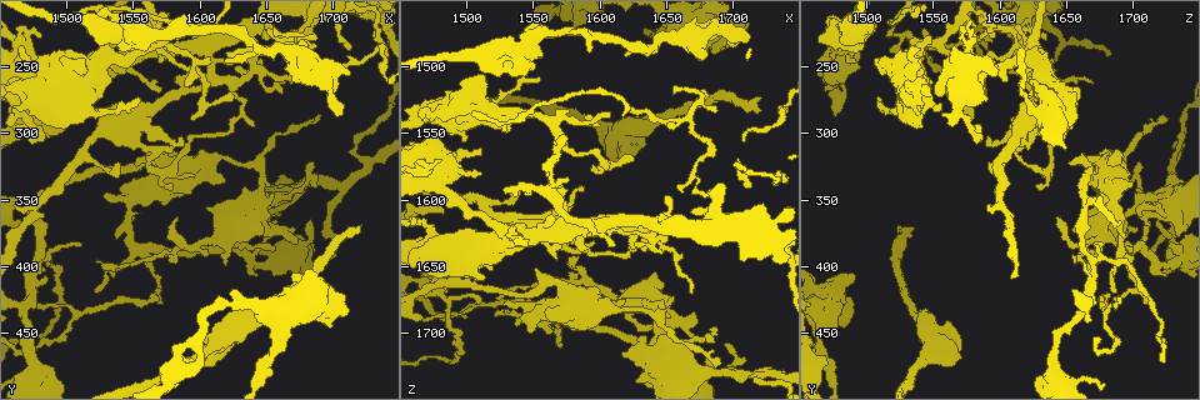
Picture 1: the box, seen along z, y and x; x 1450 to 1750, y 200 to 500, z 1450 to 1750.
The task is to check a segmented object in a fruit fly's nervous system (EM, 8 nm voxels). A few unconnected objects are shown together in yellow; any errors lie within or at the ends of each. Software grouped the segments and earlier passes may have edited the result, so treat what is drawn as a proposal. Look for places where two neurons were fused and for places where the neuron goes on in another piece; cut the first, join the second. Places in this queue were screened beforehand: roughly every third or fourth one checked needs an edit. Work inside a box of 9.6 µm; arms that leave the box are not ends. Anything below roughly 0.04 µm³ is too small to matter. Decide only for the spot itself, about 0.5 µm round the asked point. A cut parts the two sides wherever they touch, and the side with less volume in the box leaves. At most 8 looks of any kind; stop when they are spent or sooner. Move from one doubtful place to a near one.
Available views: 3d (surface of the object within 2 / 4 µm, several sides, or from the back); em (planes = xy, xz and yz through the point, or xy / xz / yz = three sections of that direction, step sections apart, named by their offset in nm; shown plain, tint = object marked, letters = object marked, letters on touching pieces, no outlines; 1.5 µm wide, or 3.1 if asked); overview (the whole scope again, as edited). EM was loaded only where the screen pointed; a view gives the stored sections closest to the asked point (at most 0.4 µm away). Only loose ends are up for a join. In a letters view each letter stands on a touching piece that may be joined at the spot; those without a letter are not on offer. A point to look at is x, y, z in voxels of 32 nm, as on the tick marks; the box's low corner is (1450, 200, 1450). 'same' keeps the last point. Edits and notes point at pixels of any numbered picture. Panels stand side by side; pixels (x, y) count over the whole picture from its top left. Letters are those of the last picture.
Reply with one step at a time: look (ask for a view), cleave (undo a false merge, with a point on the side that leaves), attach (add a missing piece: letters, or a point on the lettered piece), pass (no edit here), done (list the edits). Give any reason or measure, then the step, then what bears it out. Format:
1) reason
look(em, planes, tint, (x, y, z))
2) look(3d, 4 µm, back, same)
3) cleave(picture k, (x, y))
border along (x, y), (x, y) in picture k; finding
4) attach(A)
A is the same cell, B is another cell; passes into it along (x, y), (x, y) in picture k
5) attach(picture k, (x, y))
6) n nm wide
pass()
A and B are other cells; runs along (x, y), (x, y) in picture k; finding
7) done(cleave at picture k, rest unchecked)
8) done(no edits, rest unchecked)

free end
look(em, planes, letters, (1720, 374, 1522))

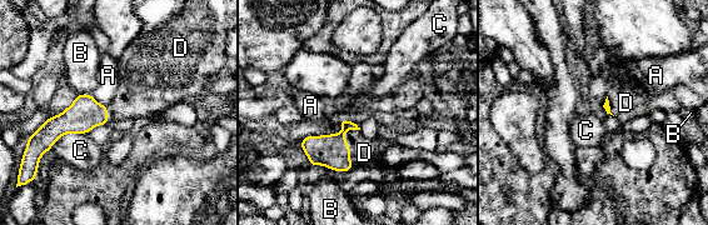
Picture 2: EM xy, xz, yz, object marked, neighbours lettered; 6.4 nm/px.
attach(D)
D is the same cell, A, B and C are other cells; passes into it along (333, 151), (349, 148), (364, 153) in picture 2; it goes on there

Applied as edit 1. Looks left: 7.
see it whole again
look(overview)

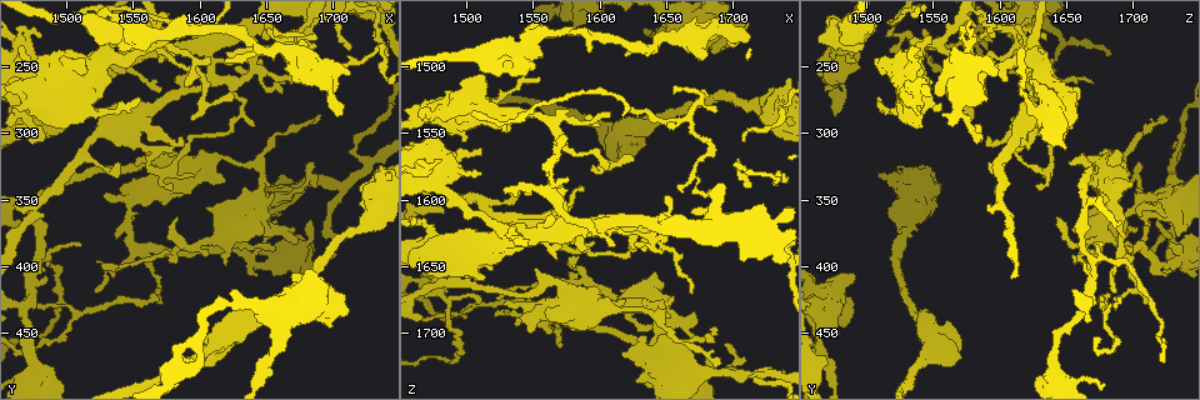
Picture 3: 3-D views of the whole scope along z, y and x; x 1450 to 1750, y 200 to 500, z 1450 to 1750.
an open end
look(3d, 2 µm, (1540, 326, 1592))

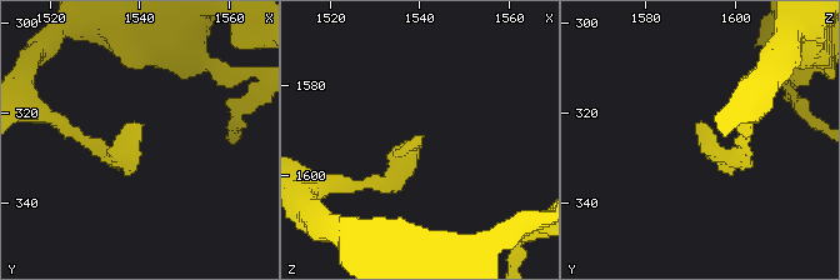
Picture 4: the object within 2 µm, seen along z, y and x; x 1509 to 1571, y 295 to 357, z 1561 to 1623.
now the EM
look(em, planes, plain, (1541, 323, 1592))

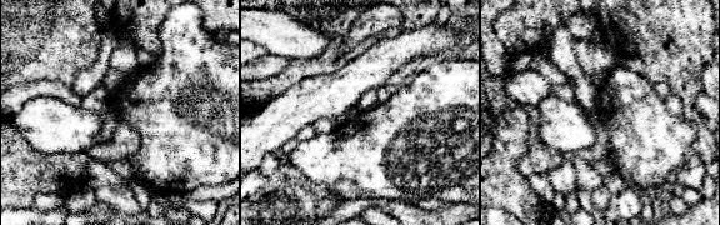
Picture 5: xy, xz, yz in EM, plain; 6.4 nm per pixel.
look(em, planes, letters, same)

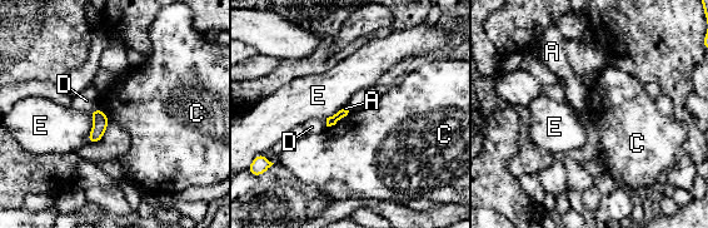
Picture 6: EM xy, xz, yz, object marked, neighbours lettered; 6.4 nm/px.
pass()
A, C, D and E are other cells; border along (349, 112), (334, 124), (327, 127) in picture 6; none of them fits

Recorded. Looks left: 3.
branch stops here
look(3d, 4 µm, (1700, 288, 1474))

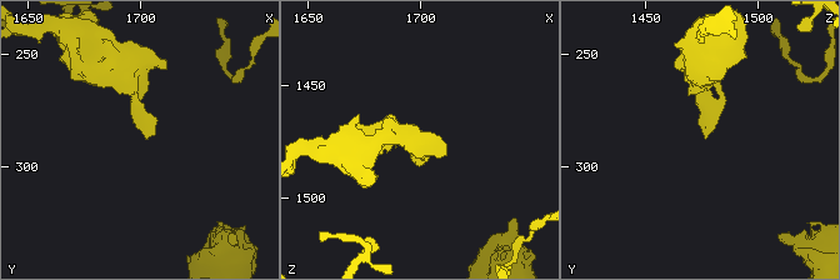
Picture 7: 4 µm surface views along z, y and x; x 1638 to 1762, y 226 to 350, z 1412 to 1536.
look(em, yz, step 4, plain, (1702, 287, 1476))

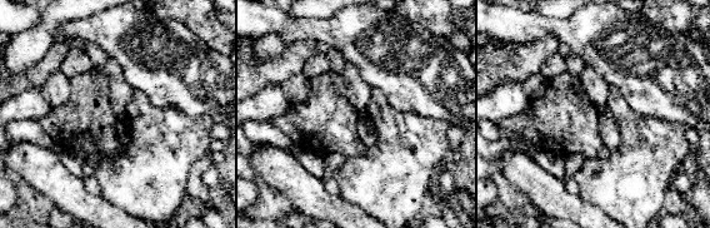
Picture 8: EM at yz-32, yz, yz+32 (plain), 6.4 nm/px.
what lies round it
look(em, yz, step 4, letters, same)

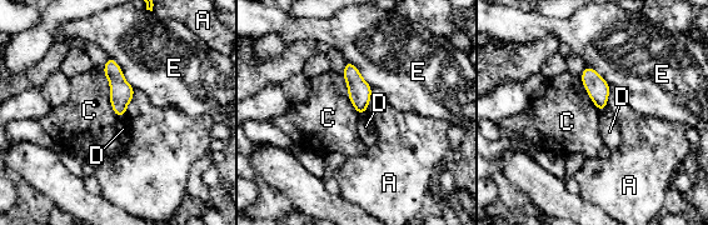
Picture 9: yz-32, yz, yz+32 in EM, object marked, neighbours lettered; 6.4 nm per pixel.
pass()
A, C, D and E are other cells; border along (106, 80), (110, 106), (118, 118) in picture 9; none of them fits

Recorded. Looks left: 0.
done(attach at picture 2, rest unchecked)

